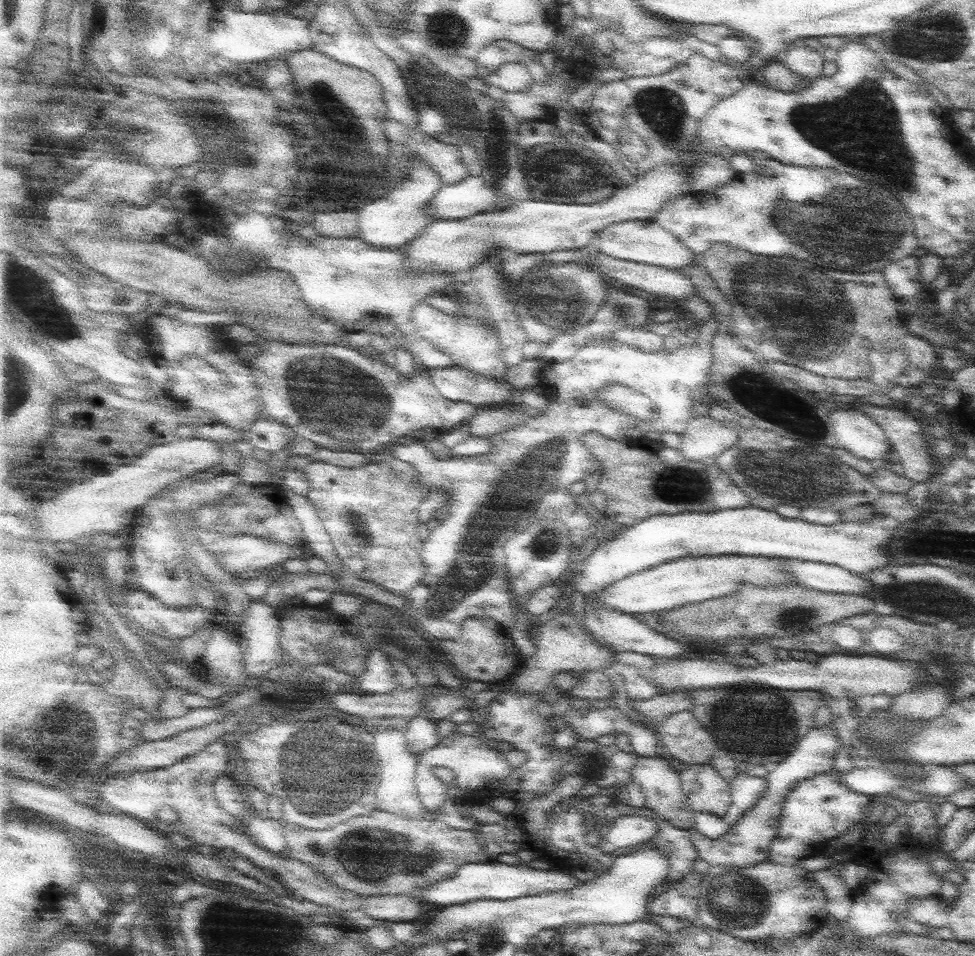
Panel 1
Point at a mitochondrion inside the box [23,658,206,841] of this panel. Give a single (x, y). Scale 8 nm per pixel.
(81, 747)

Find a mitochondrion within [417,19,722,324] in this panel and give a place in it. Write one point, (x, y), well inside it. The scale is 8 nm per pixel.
(662, 108)

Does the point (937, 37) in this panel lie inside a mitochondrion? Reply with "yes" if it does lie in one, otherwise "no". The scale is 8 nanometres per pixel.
yes

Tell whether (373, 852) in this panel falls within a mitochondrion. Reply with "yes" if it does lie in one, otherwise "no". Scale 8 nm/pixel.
yes

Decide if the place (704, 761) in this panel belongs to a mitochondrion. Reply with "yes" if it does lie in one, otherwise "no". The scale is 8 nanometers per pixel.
no

